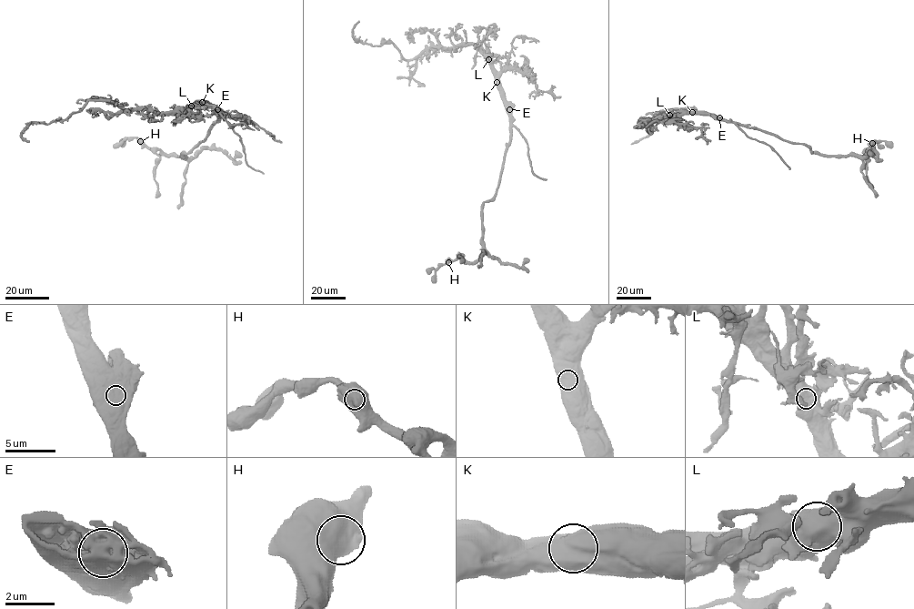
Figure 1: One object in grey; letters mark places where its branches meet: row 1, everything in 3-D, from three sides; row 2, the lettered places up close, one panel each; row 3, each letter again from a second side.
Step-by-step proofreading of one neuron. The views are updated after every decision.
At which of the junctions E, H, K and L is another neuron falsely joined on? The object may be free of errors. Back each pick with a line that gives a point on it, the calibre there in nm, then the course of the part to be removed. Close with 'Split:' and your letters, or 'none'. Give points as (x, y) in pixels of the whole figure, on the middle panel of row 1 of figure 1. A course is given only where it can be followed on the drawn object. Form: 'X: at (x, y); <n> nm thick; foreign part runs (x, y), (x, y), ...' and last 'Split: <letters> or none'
Split: none

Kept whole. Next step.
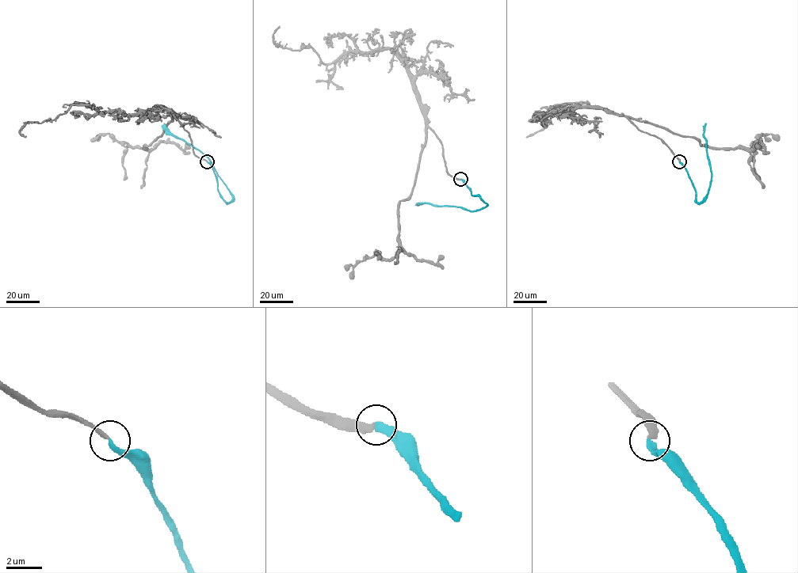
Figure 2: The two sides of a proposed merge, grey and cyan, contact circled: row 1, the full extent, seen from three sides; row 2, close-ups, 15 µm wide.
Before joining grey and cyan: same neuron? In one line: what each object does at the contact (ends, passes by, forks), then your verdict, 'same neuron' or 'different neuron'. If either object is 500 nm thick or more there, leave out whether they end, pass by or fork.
grey ends there; cyan ends there; same neuron

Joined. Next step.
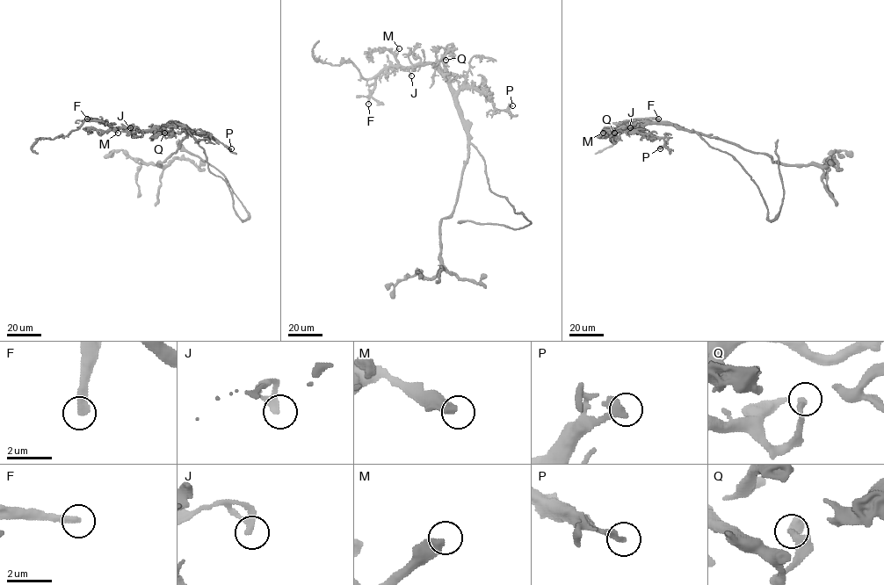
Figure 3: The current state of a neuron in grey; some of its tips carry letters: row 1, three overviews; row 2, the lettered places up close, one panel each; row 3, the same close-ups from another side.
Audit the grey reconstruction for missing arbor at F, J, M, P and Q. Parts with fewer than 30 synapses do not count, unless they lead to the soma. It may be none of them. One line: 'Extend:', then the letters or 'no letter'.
Extend: F

